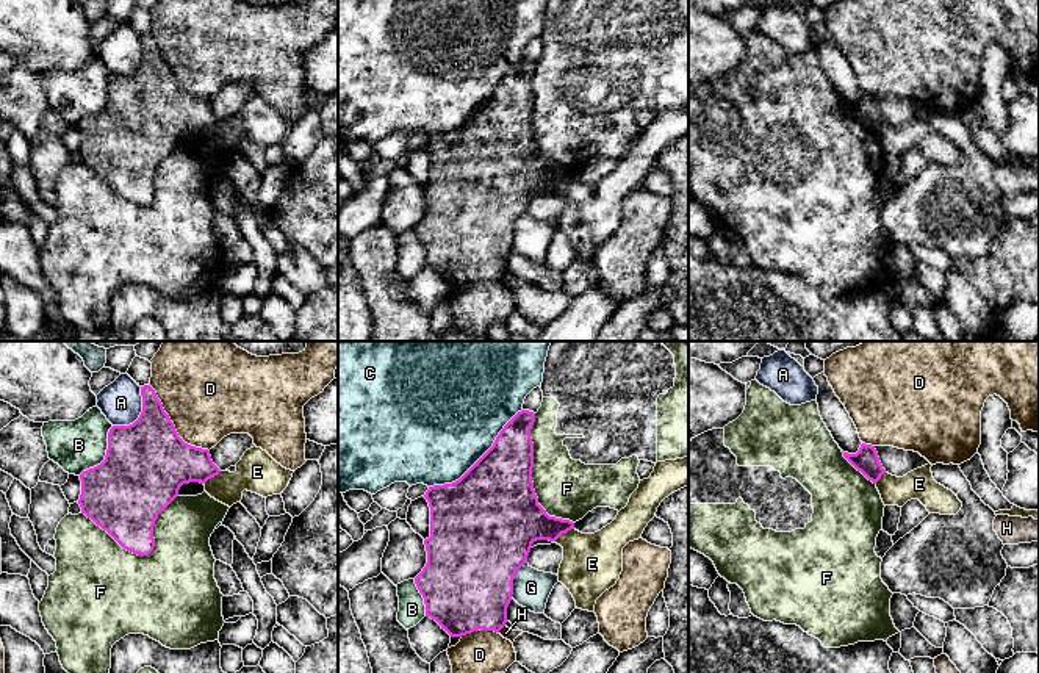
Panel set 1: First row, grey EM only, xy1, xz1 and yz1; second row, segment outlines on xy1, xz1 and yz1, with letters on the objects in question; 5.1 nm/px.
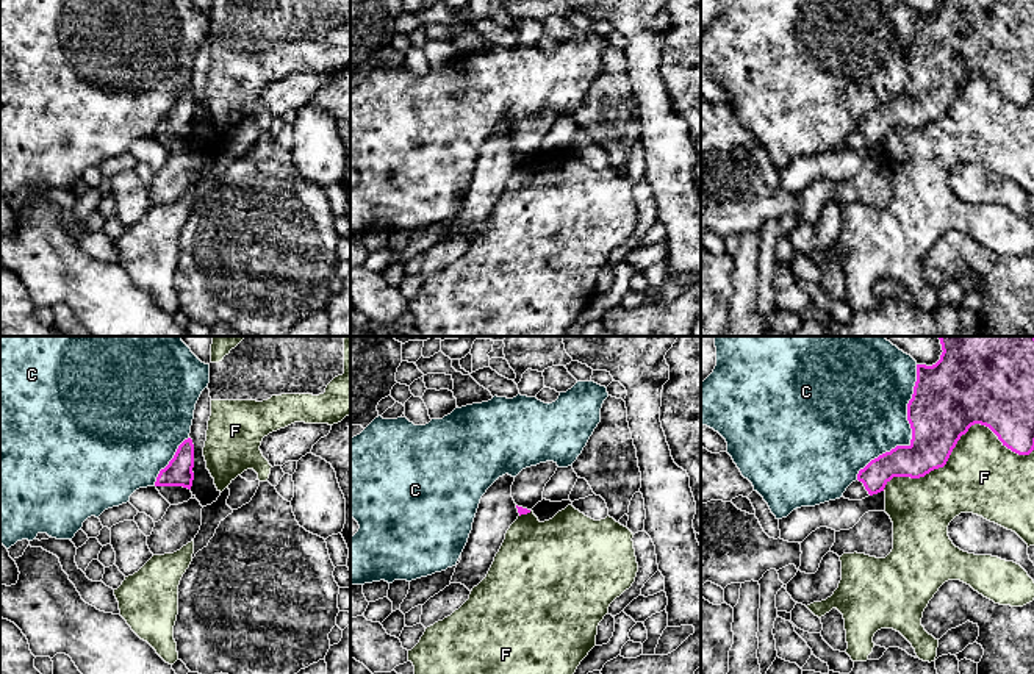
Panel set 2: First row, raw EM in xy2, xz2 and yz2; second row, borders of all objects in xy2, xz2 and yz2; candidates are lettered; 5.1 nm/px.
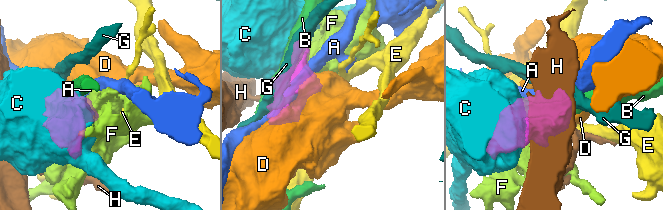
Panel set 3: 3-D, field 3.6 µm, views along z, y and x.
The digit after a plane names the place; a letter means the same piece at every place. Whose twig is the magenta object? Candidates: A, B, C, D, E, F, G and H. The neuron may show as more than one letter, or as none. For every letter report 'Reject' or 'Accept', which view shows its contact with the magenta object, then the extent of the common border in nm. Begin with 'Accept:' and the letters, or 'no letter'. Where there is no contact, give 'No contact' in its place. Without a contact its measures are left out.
Accept: no letter
A: Reject. Touches magenta in xy1. Shared border 260 nm
B: Reject. Touches magenta in xy1. Shared border 320 nm
C: Reject. Touches magenta in yz2. Shared border 650 nm
D: Reject. Touches magenta in xy1. Shared border 460 nm
E: Reject. Touches magenta in xz1. Shared border 130 nm
F: Reject. Touches magenta in yz2. Shared border 800 nm
G: Reject. Touches magenta in xz1. Shared border 200 nm
H: Reject. Touches magenta in xz1. Shared border 60 nm

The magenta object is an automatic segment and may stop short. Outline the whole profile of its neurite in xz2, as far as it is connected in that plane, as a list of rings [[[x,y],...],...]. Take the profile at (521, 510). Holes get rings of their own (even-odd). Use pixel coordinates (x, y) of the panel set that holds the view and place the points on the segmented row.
[[[546,461],[526,468],[515,477],[512,497],[519,516],[530,513],[530,510],[543,500],[544,486],[555,474],[557,468],[557,463]]]

